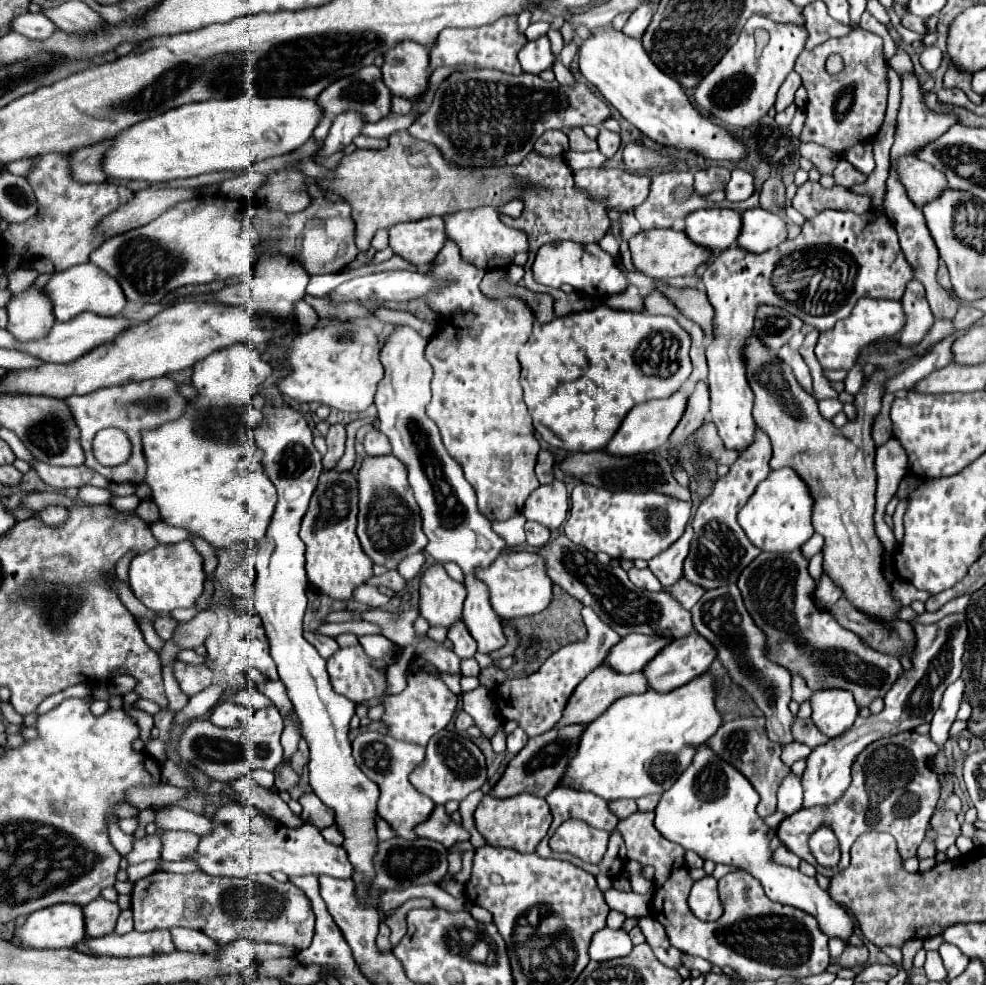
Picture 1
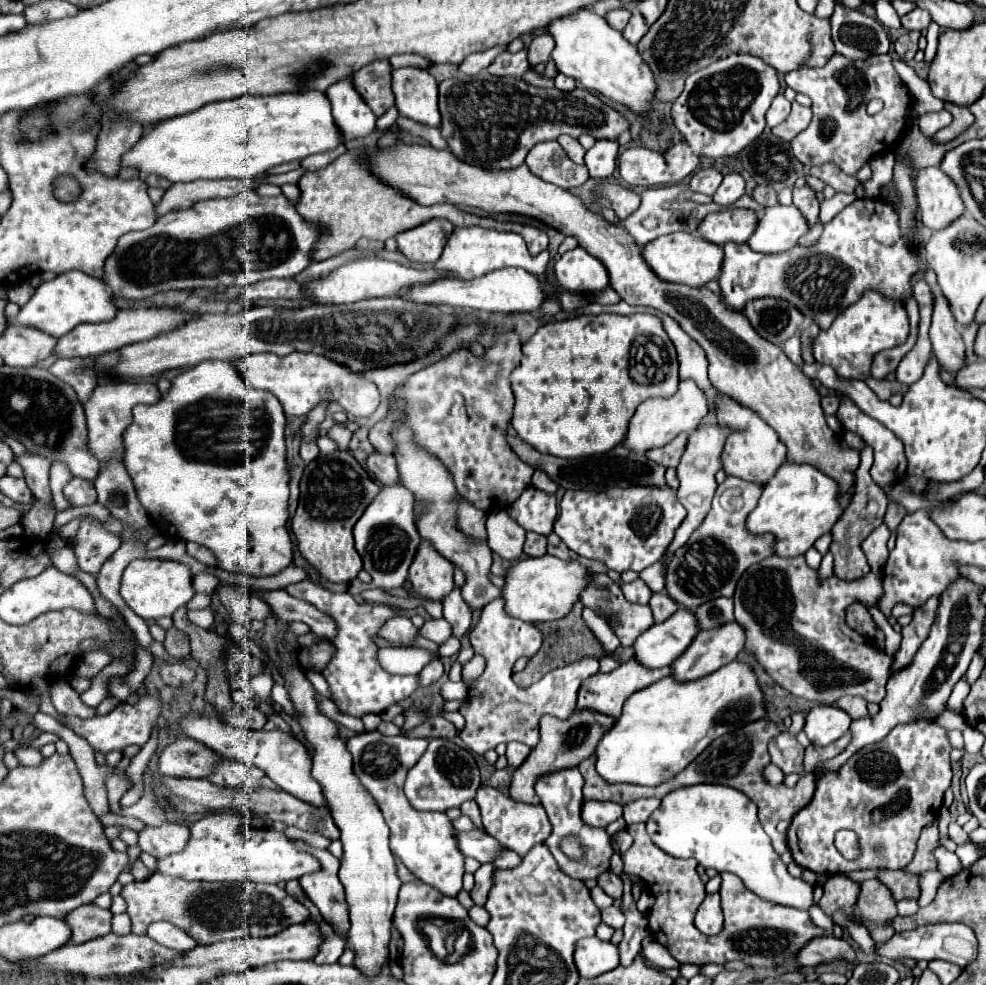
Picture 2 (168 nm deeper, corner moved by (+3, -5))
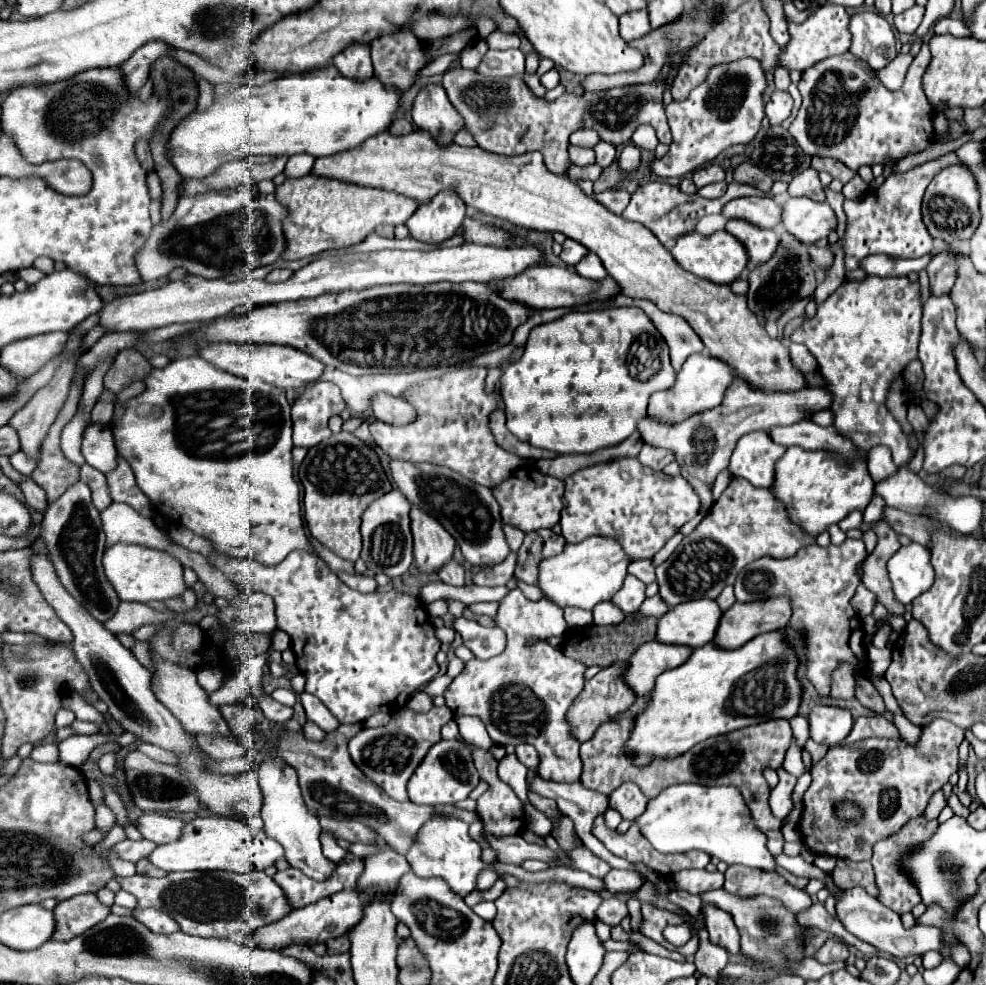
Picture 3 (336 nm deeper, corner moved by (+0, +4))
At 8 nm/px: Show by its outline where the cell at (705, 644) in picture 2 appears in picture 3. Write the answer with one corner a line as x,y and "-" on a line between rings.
785,595
751,603
735,603
723,613
715,643
723,649
737,649
761,633
785,629
789,619
791,599

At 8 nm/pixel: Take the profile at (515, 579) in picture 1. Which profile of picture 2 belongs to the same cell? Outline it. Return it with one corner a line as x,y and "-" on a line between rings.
548,554
544,558
524,558
512,564
504,576
504,586
500,588
504,610
512,618
520,618
524,622
544,622
562,618
578,600
578,592
584,588
586,574
588,570
574,560
558,560

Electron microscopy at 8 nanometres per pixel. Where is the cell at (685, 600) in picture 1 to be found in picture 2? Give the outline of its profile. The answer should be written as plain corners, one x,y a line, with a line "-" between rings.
656,592
652,598
650,598
650,606
652,606
652,612
654,612
654,618
656,622
664,622
666,618
670,618
672,614
676,614
680,610
680,604
674,602
668,592

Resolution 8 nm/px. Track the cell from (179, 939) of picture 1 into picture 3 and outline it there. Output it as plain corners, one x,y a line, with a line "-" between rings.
133,909
133,917
137,921
141,921
143,925
147,925
151,931
155,933
173,933
179,931
179,925
175,925
175,921
171,917
167,917
167,913
159,911
159,909

